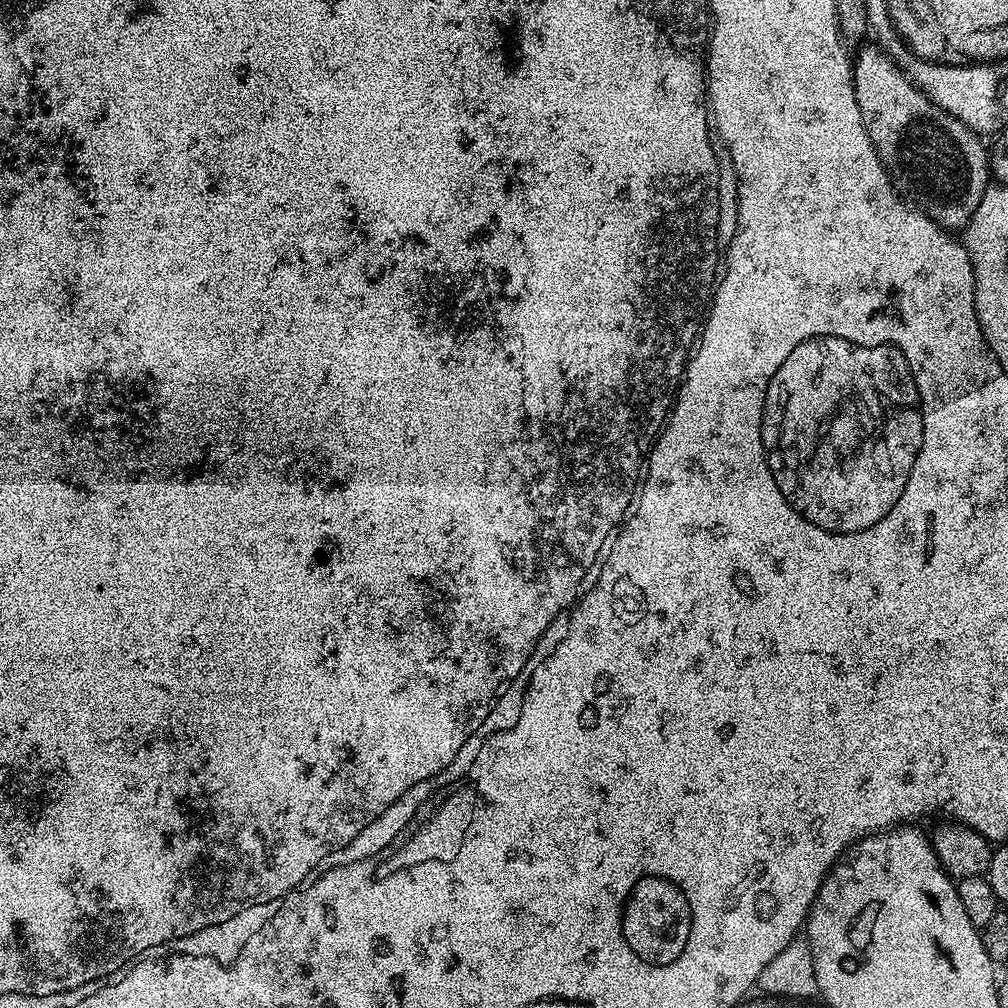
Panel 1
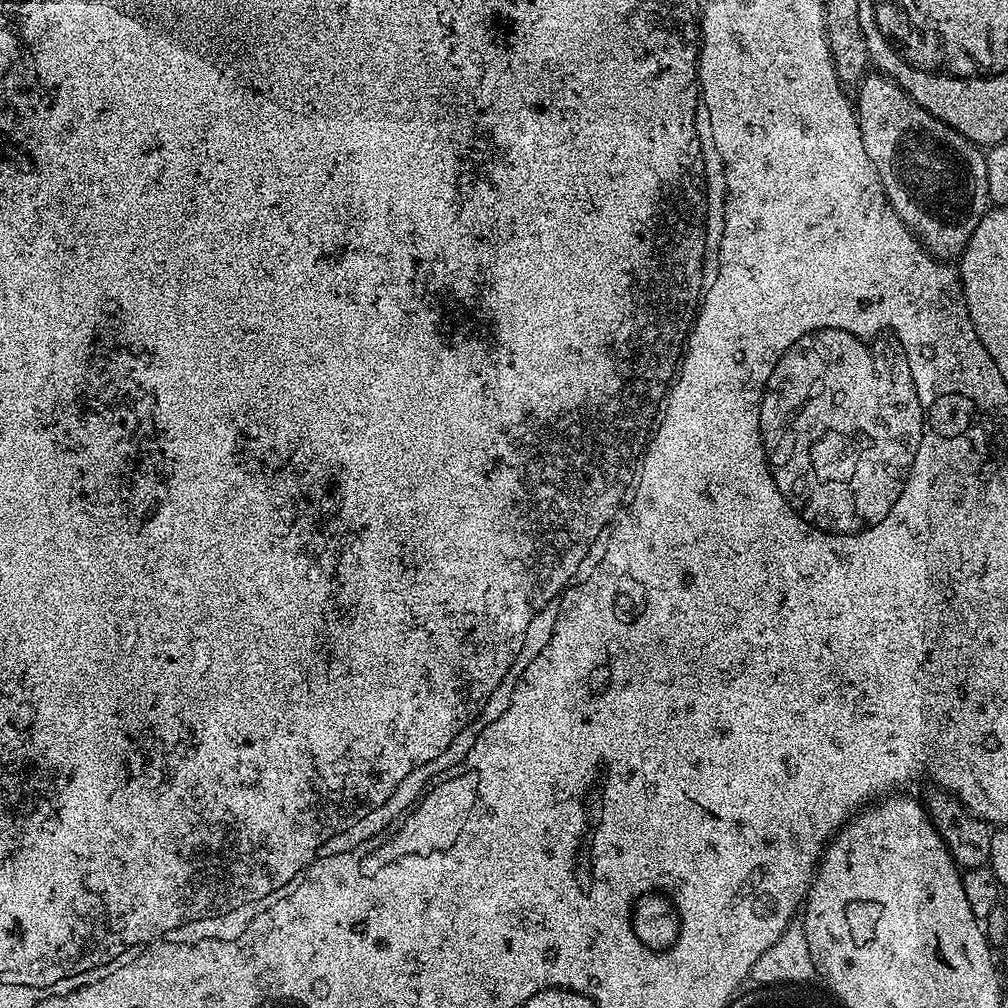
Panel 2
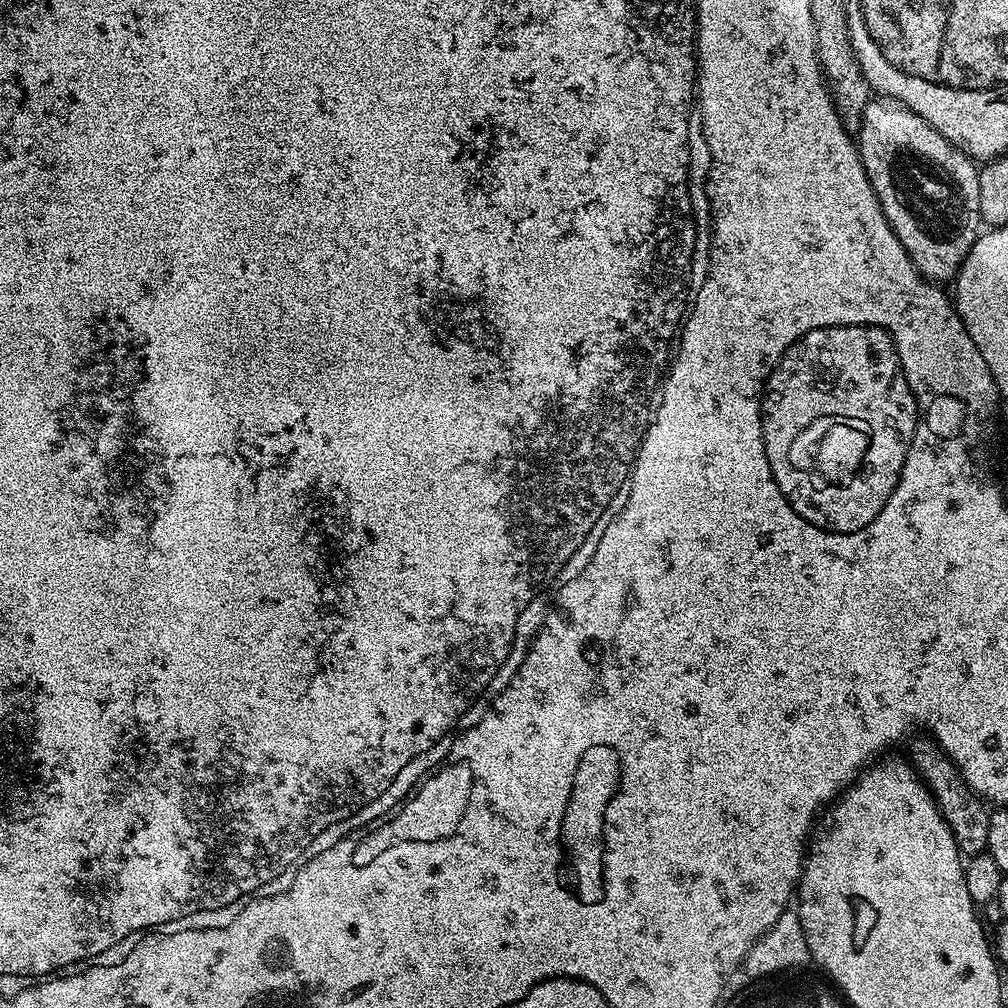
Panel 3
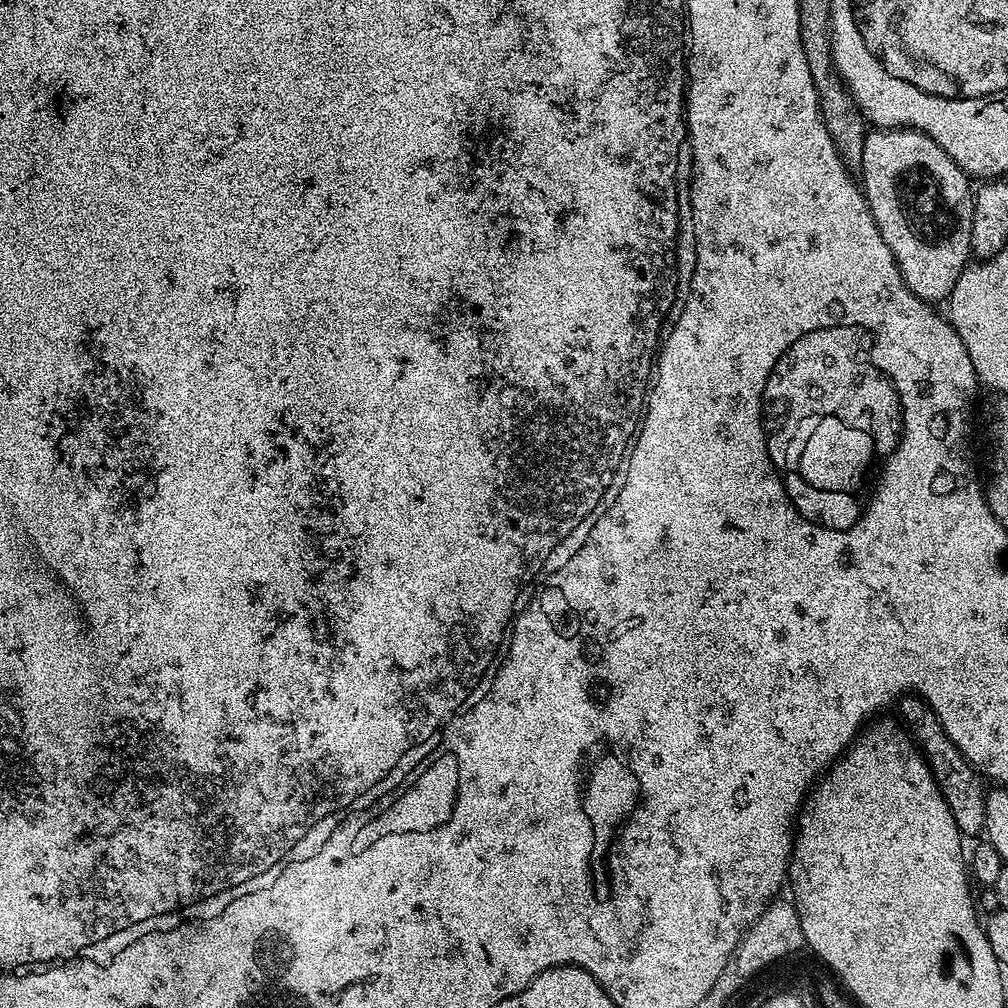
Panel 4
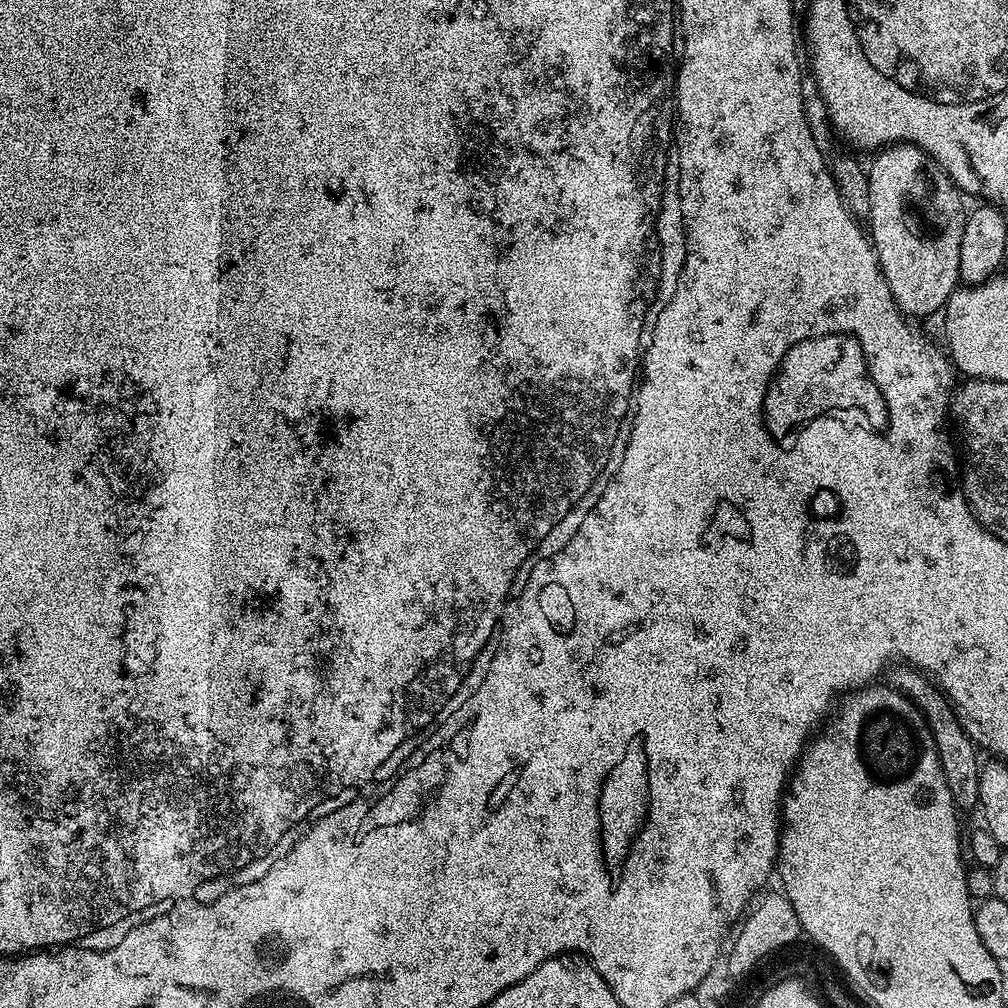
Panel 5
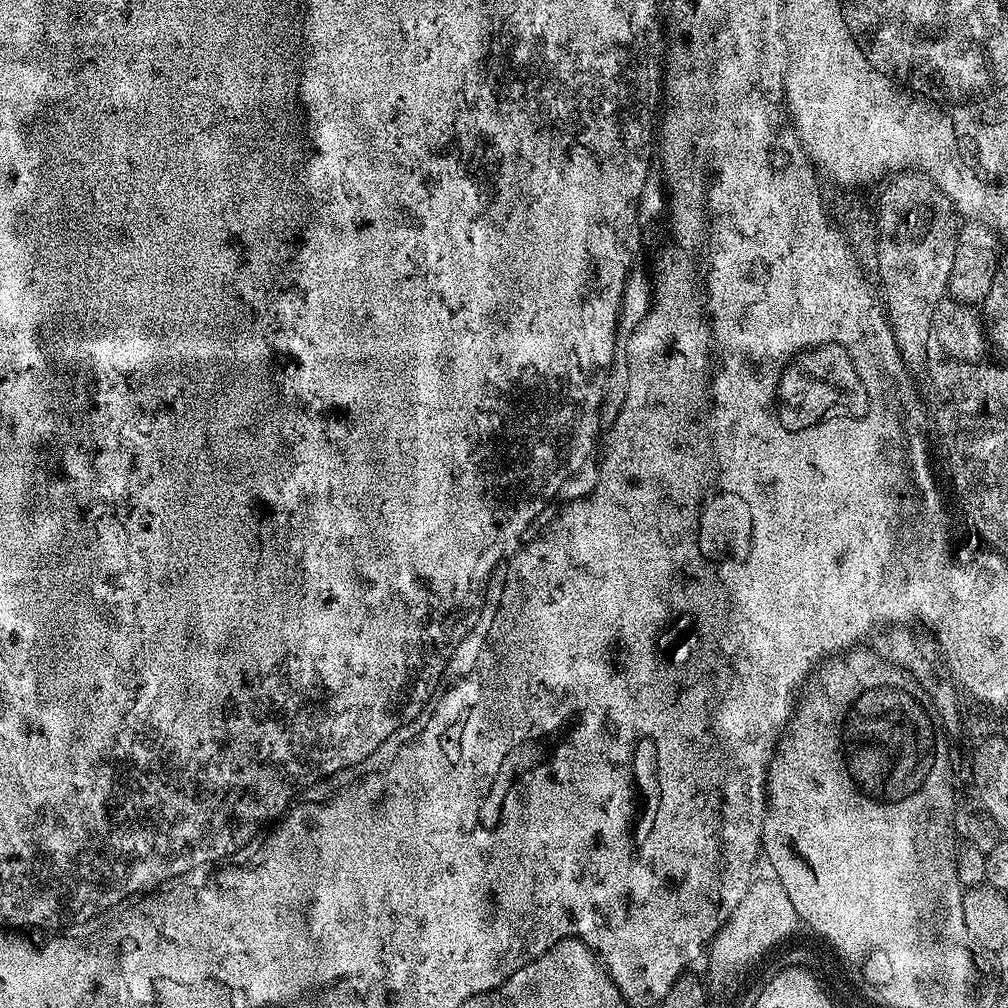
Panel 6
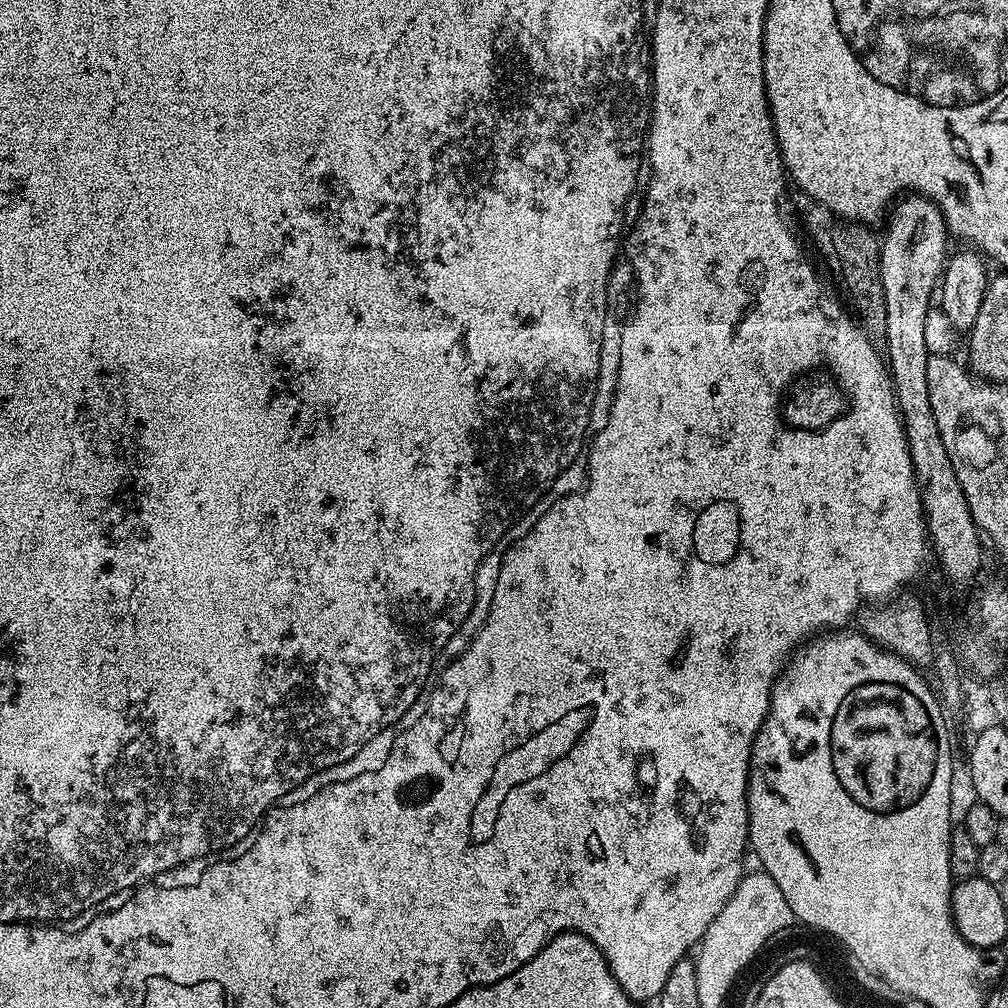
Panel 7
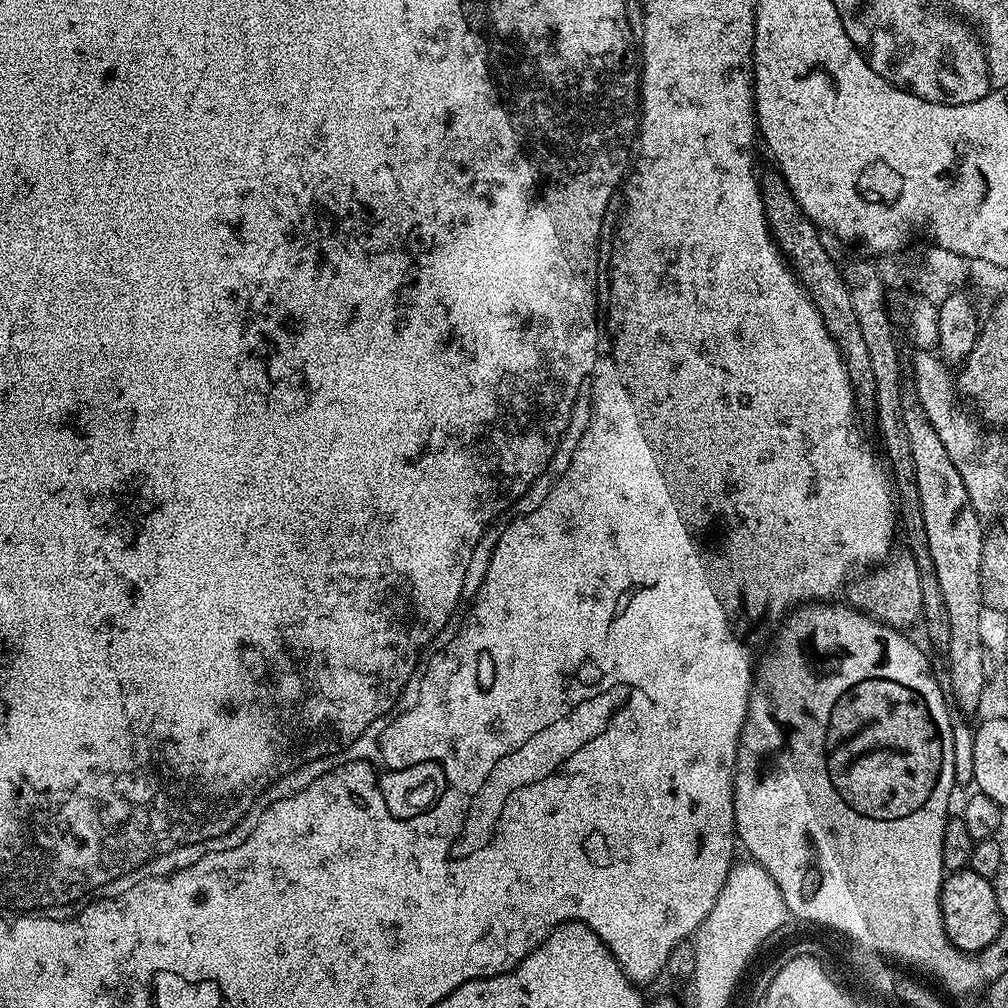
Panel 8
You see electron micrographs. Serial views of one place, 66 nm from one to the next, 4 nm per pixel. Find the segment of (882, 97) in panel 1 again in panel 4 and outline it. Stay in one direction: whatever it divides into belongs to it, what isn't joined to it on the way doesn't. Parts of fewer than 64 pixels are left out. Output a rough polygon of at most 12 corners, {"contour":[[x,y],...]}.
{"contour":[[915,128],[864,137],[864,197],[914,295],[972,256],[974,184]]}

